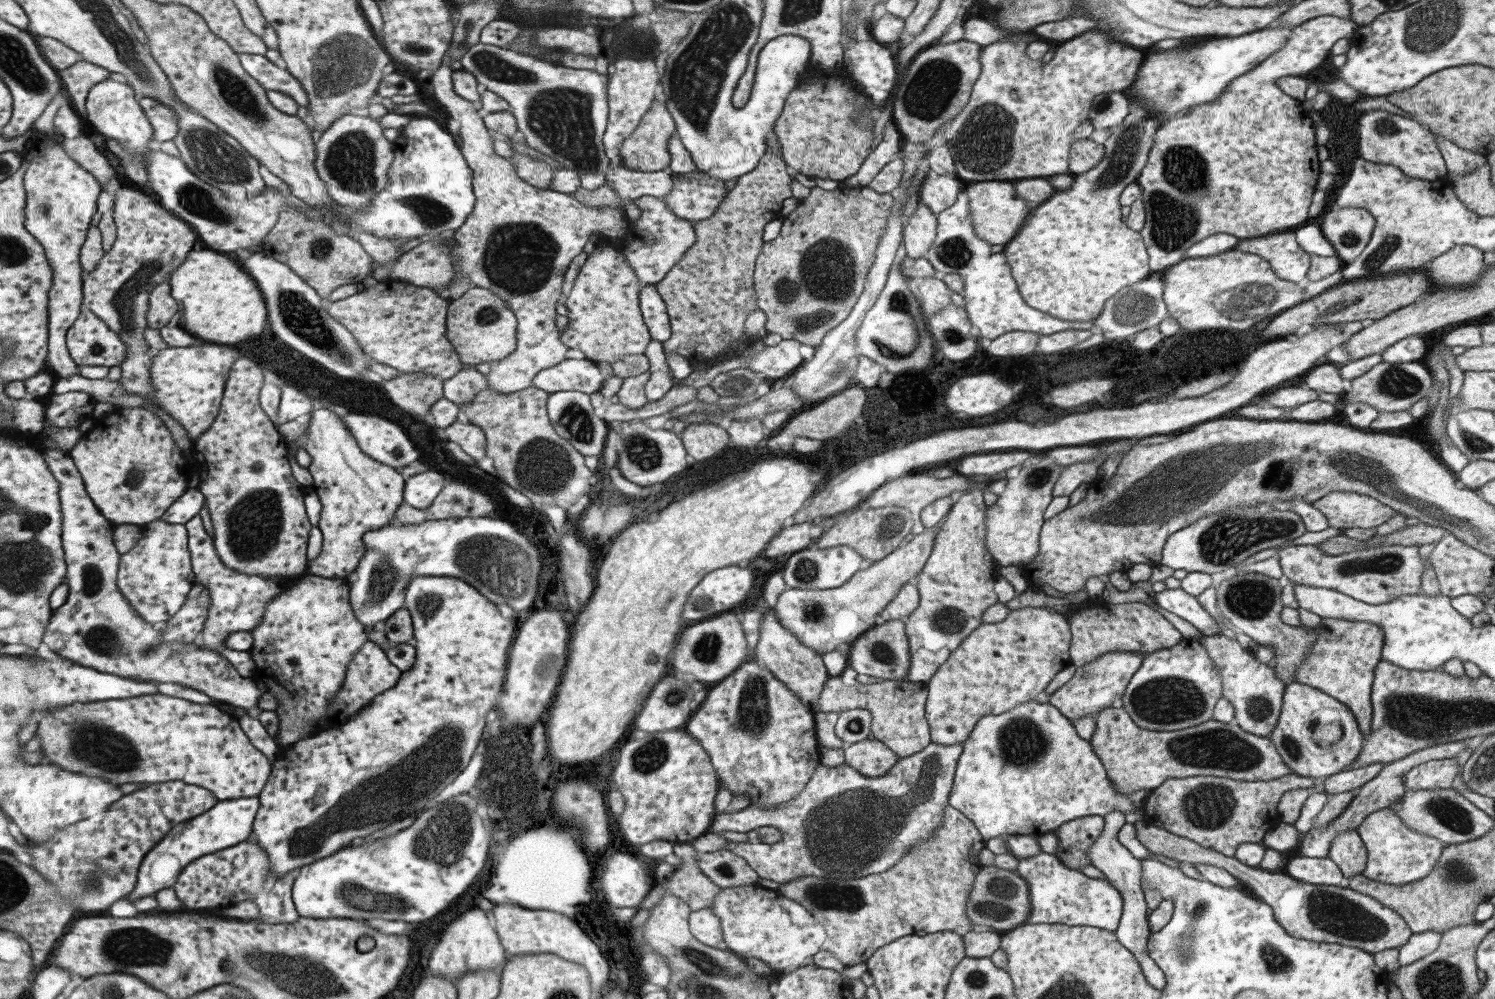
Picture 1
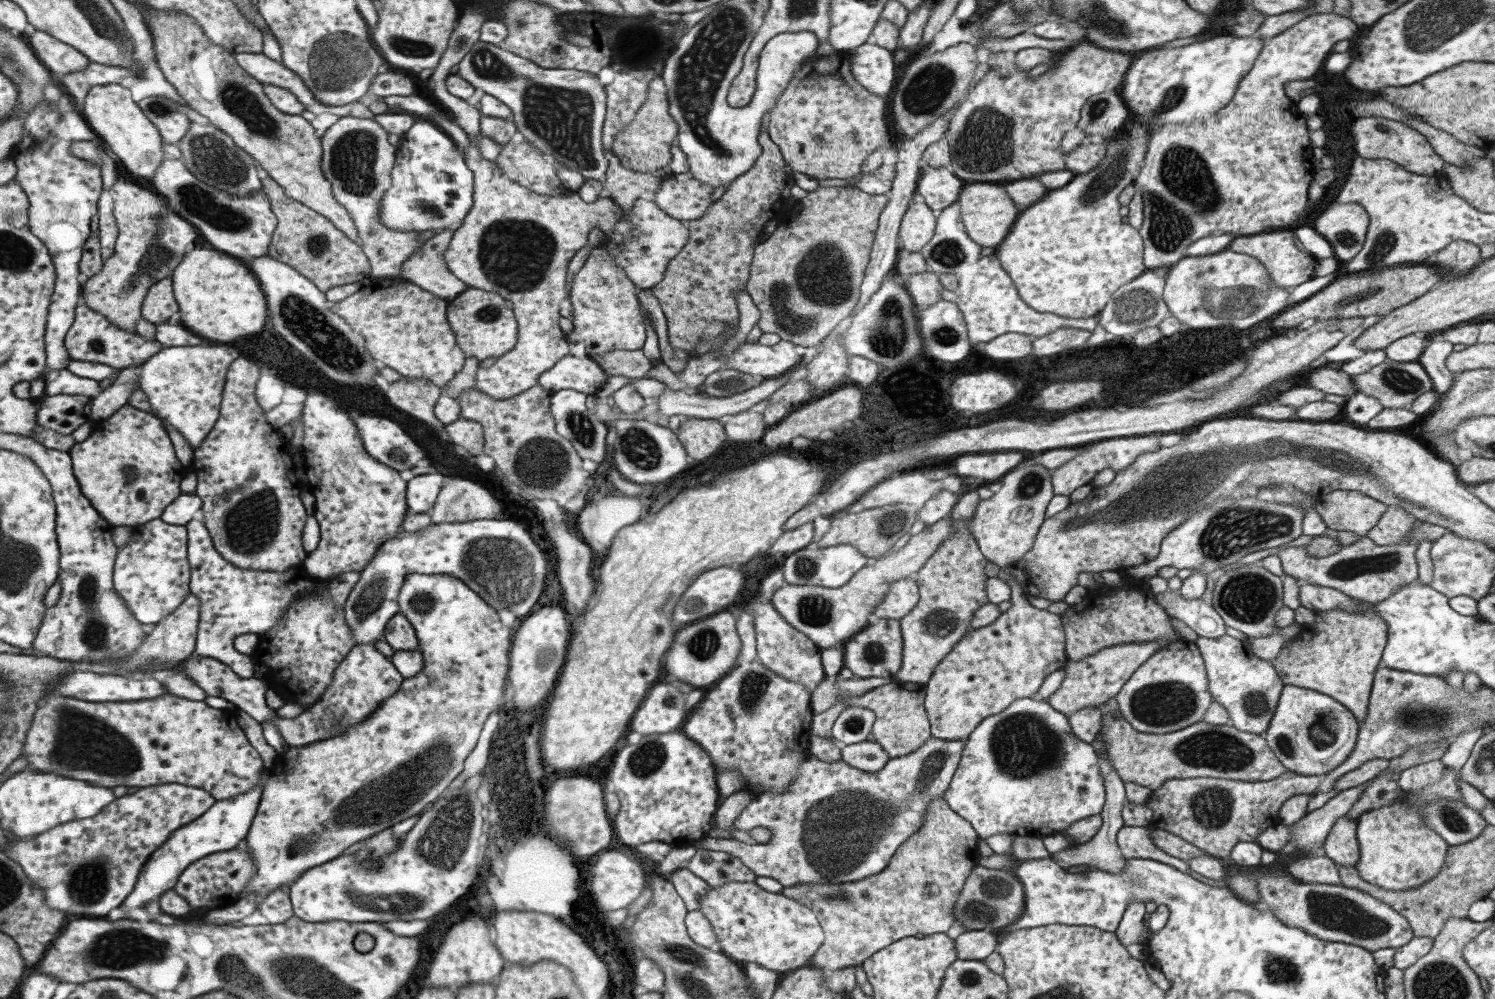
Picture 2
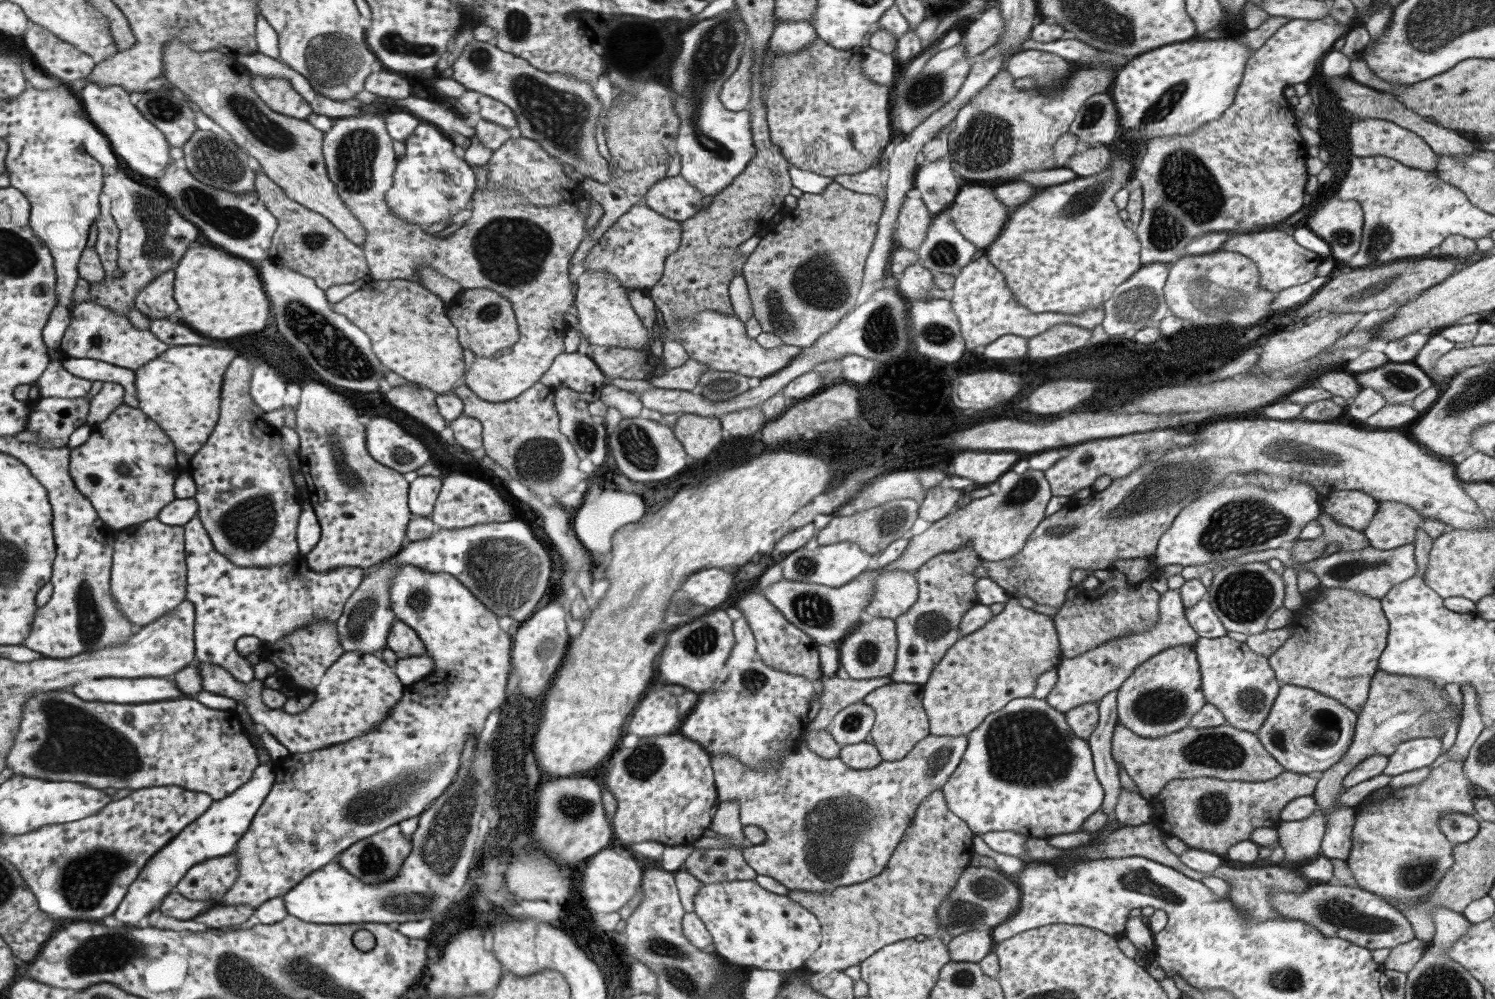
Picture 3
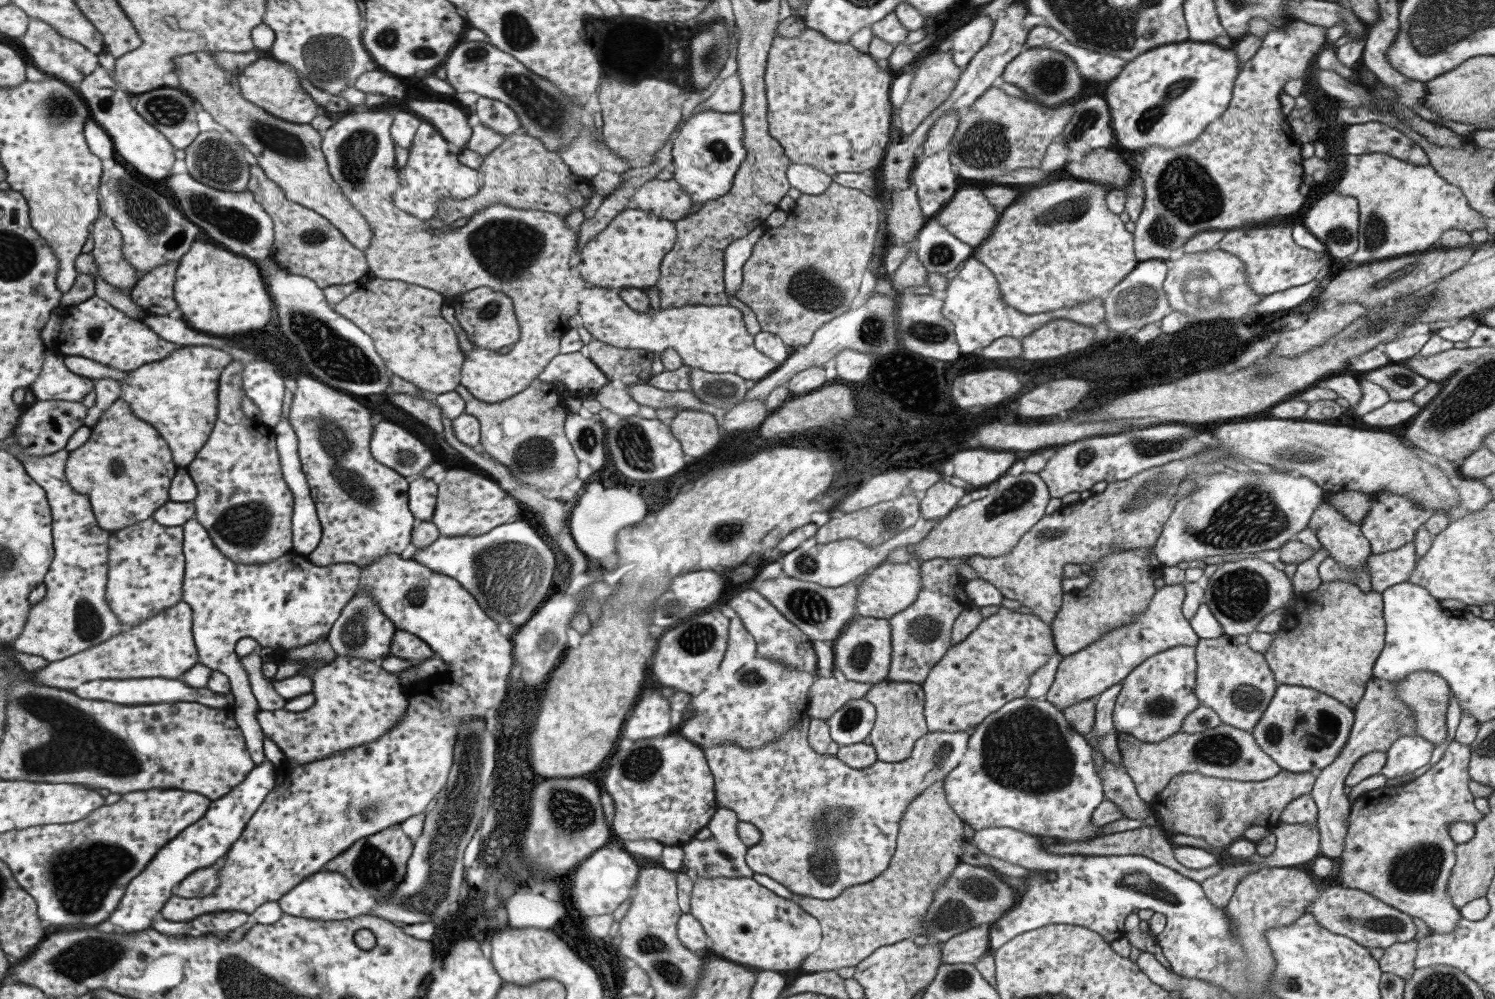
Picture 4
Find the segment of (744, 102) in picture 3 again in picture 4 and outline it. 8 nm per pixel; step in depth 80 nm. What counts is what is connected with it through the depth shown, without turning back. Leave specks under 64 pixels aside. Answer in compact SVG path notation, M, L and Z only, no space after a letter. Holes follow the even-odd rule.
M736 71L731 76L727 76L725 80L721 80L721 83L715 86L714 92L692 110L692 114L705 109L724 113L737 113L741 103L742 88Z

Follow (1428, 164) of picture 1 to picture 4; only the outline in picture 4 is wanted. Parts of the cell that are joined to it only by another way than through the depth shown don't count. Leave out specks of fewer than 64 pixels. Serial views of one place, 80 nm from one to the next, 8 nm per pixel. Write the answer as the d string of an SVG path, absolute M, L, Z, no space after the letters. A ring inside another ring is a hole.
M1382 122L1352 124L1343 134L1345 153L1383 153L1409 164L1428 164L1428 156L1401 131Z

